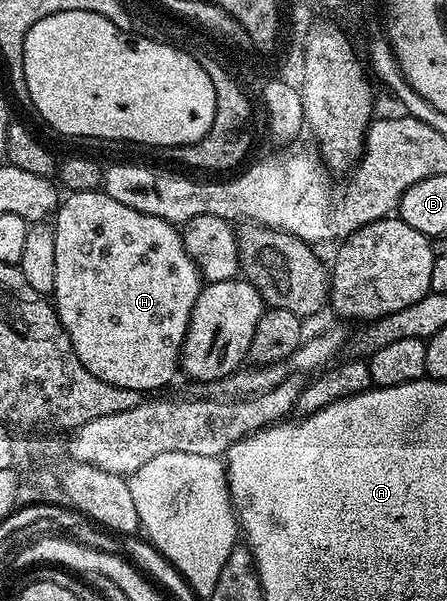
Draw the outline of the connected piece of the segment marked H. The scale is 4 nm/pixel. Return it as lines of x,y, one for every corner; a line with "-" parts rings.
101,189
67,193
53,219
56,236
56,284
52,305
68,332
80,364
104,384
145,392
158,392
174,378
190,313
204,279
182,243
179,227
156,216
136,212

